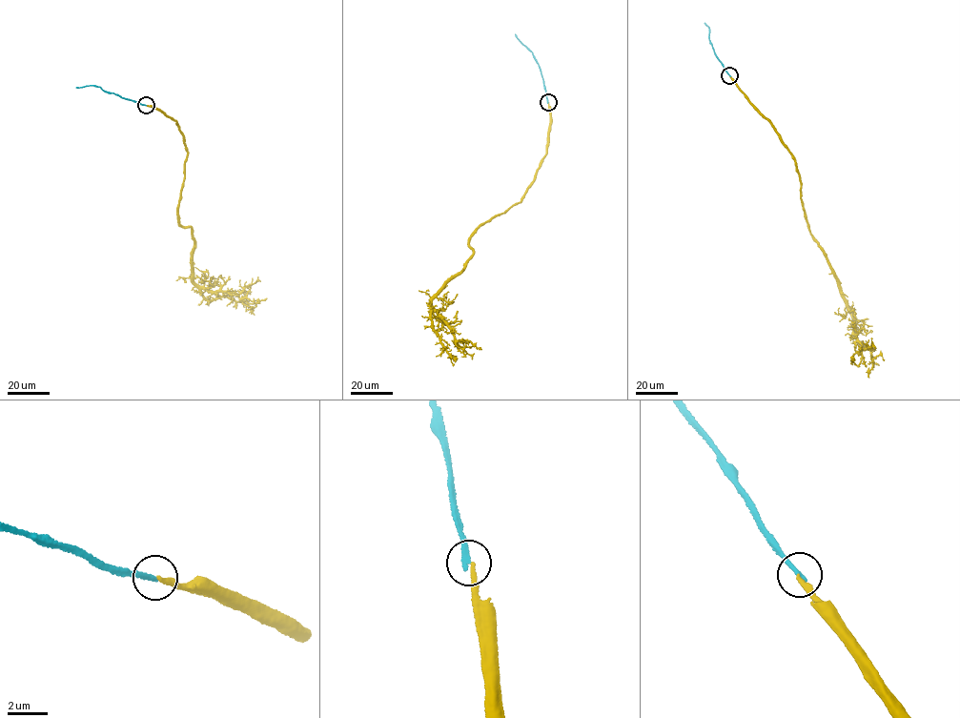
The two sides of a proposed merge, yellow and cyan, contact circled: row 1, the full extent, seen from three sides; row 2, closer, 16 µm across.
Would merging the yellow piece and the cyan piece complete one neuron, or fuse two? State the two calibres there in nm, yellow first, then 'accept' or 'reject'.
240 nm thick on the yellow side, 240 nm on the other; reject

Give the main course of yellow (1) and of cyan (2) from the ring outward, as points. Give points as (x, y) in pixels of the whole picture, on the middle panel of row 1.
1: (548, 102), (546, 152), (521, 199), (477, 228), (463, 268), (431, 301), (433, 329), (455, 362)
2: (548, 102), (538, 64), (515, 34)

